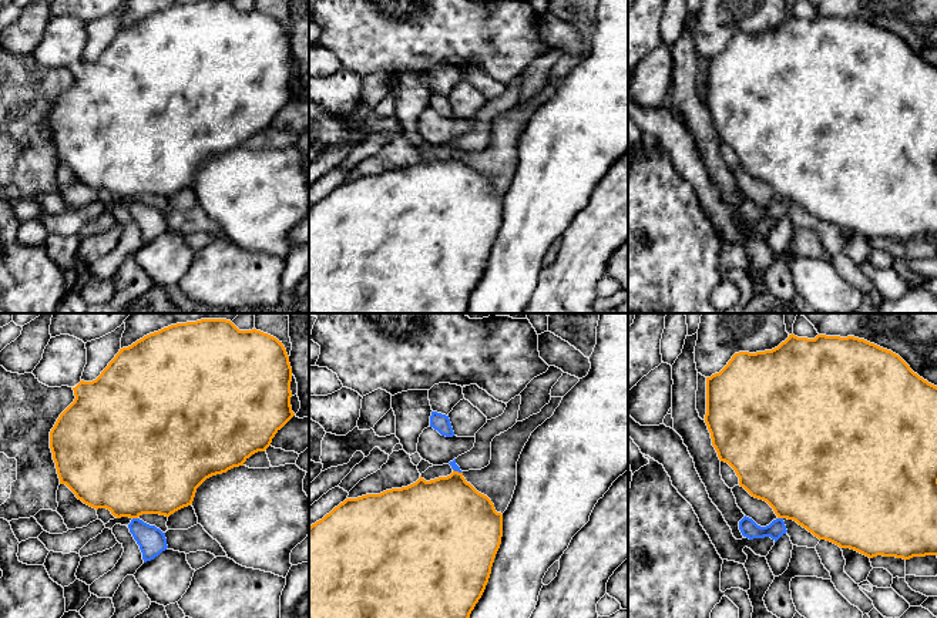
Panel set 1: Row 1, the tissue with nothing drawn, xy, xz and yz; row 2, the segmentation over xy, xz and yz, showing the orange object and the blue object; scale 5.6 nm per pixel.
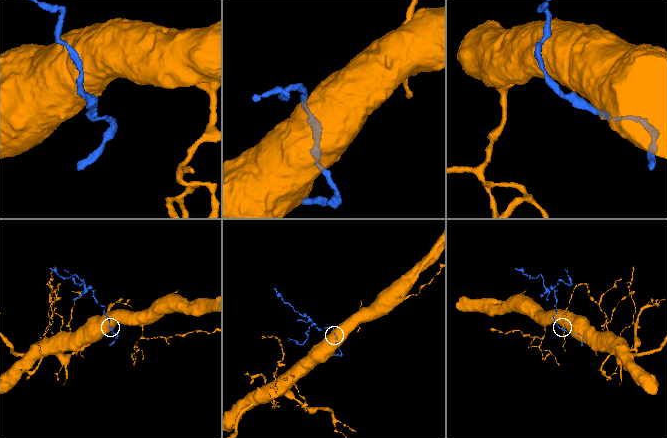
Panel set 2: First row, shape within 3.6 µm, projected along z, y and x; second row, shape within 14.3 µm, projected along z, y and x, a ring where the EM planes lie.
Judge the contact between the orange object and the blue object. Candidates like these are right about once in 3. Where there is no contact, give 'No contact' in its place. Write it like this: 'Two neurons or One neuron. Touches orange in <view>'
Two neurons. Touches orange in xy

